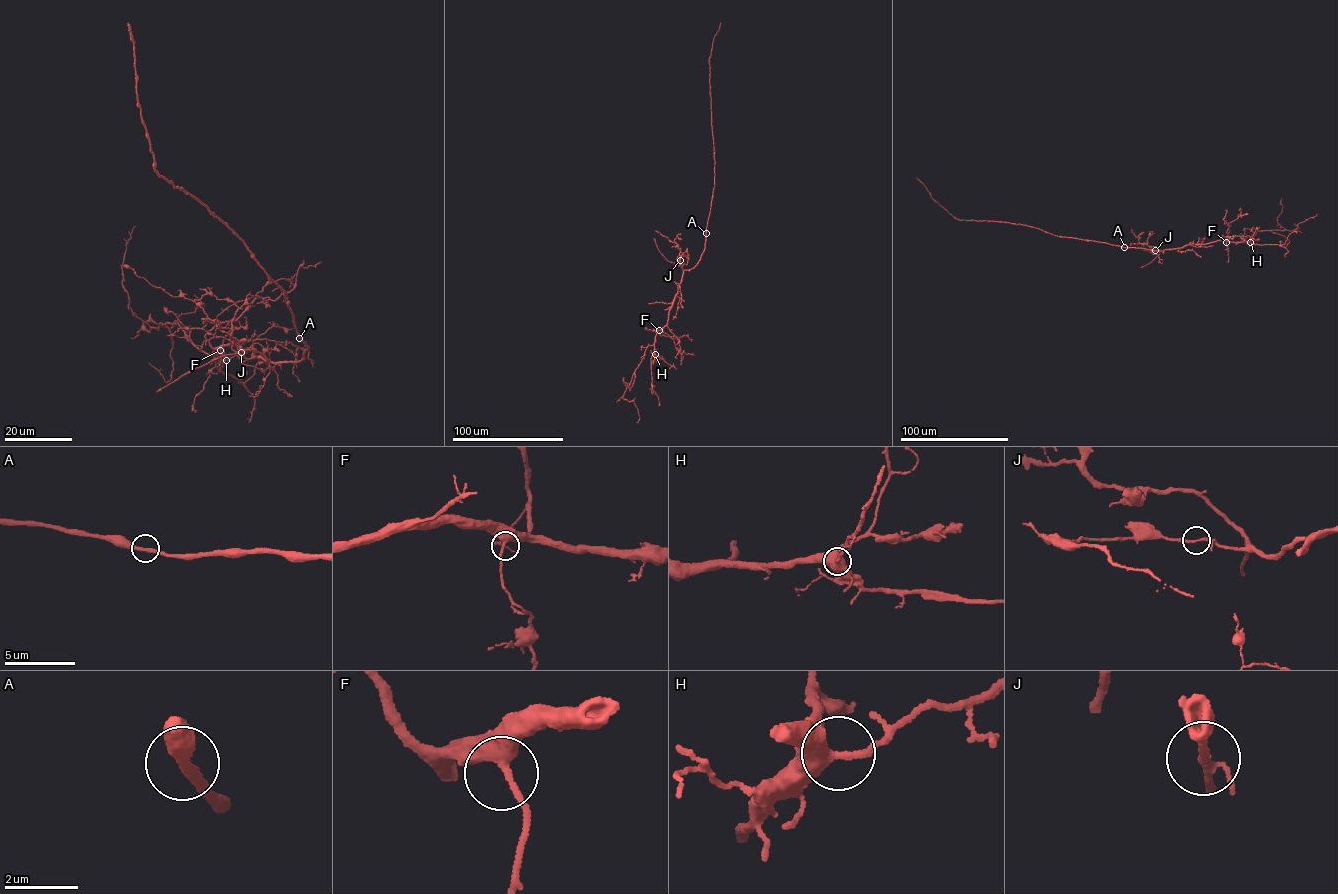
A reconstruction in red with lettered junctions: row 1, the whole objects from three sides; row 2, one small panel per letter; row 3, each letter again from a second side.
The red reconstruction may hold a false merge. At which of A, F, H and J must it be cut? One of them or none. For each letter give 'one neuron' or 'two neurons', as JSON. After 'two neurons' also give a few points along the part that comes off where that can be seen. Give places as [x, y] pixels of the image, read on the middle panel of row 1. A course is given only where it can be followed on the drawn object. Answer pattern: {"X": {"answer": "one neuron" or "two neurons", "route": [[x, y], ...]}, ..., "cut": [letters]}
{"A": {"answer": "one neuron"}, "F": {"answer": "one neuron"}, "H": {"answer": "one neuron"}, "J": {"answer": "one neuron"}, "cut": []}

